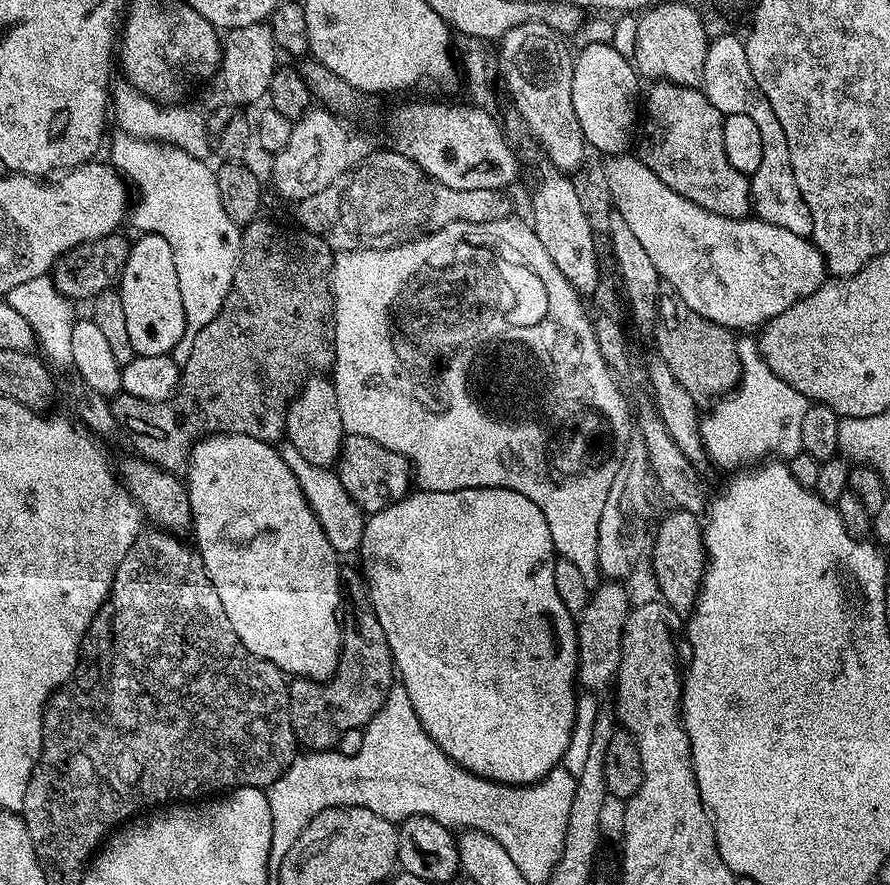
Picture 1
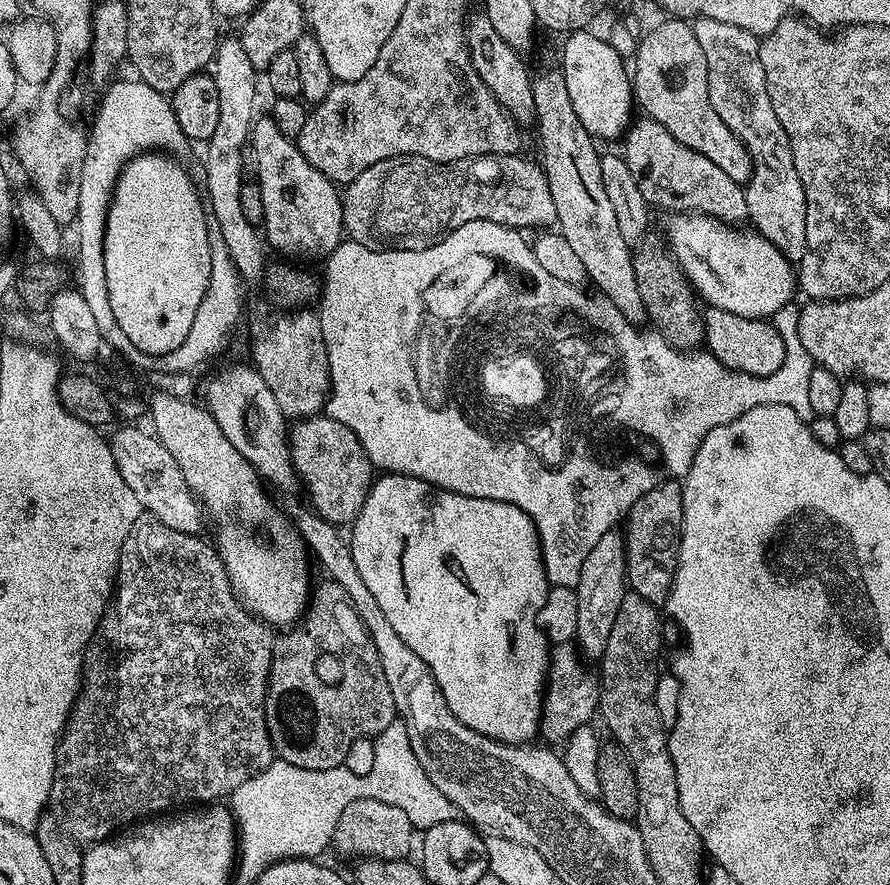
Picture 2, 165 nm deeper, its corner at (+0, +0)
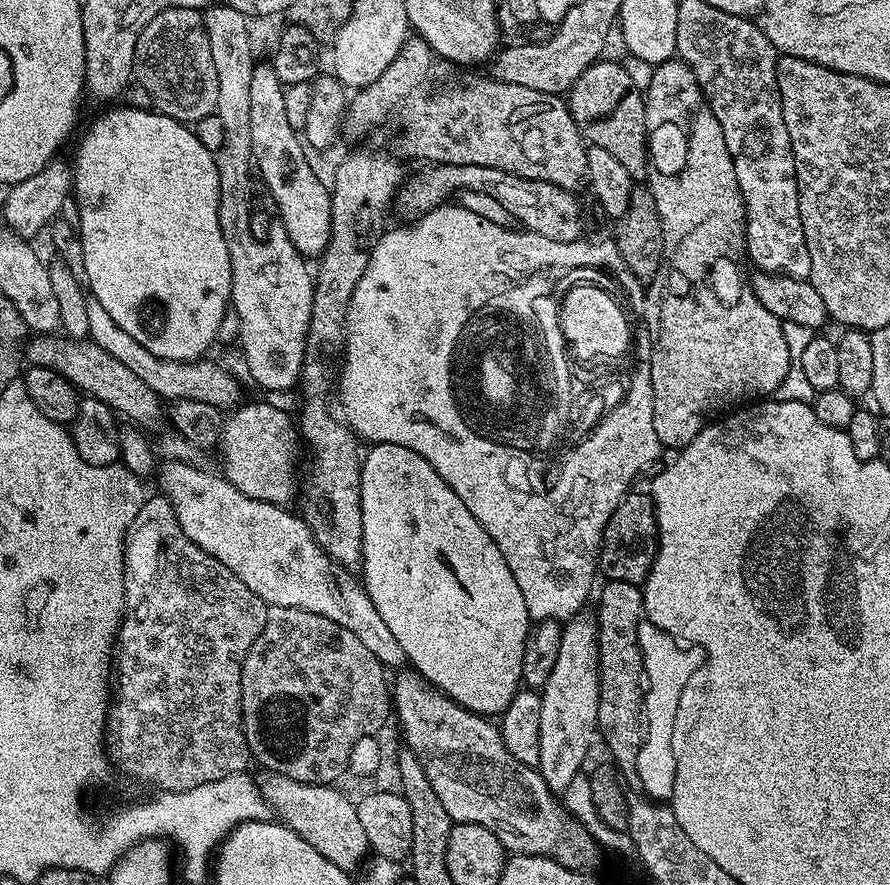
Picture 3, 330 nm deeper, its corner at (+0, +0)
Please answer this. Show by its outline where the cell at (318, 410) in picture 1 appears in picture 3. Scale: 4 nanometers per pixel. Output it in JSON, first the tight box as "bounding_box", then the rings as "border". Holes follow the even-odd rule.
{"bounding_box":[203,2,314,392],"border":[[[223,2],[213,3],[211,7],[203,9],[204,25],[206,26],[206,38],[210,38],[210,54],[214,58],[214,70],[218,70],[218,102],[216,103],[215,114],[218,118],[222,118],[222,130],[224,131],[224,144],[214,153],[216,165],[218,166],[218,220],[222,226],[222,236],[226,238],[226,246],[230,250],[230,268],[232,270],[232,299],[230,301],[231,311],[238,314],[238,326],[240,327],[240,339],[238,341],[239,351],[243,352],[246,362],[250,368],[252,375],[251,383],[260,388],[265,388],[268,392],[284,392],[287,388],[295,389],[300,383],[300,375],[302,374],[302,366],[304,365],[304,355],[306,354],[306,346],[308,345],[308,331],[310,330],[310,314],[314,306],[314,272],[310,267],[309,261],[301,256],[294,243],[290,240],[283,225],[279,222],[273,223],[270,234],[264,239],[254,238],[254,234],[250,234],[250,214],[254,211],[252,204],[252,180],[254,176],[254,161],[251,152],[250,142],[250,78],[254,59],[252,59],[252,40],[248,37],[249,17],[243,16],[238,10],[234,10],[230,6],[226,6]]]}

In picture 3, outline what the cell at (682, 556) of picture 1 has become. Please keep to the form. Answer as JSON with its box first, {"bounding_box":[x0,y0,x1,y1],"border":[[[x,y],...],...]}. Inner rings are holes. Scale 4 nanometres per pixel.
{"bounding_box":[598,490,658,586],"border":[[[630,490],[620,499],[604,526],[604,533],[600,535],[598,572],[605,581],[617,580],[640,586],[652,569],[658,547],[656,511],[651,495],[647,491],[636,491]]]}

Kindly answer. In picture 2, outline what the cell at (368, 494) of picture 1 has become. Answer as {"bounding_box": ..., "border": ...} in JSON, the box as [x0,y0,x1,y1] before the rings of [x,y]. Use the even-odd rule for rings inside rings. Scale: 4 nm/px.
{"bounding_box":[287,414,374,526],"border":[[[326,414],[297,420],[287,433],[288,453],[299,483],[308,491],[307,503],[316,515],[337,526],[351,525],[372,488],[374,469],[356,436]]]}

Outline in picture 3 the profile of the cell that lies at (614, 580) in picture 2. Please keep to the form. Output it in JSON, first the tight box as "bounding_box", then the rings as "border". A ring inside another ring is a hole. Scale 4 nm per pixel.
{"bounding_box":[537,612,600,794],"border":[[[579,612],[562,626],[556,663],[540,690],[540,758],[537,770],[555,794],[562,794],[581,768],[599,729],[600,647],[595,615]]]}

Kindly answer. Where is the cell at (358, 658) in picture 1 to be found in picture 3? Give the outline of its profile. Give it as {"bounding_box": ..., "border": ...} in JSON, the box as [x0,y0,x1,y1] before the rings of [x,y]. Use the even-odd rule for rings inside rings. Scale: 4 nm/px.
{"bounding_box":[240,606,390,784],"border":[[[271,606],[266,614],[266,626],[262,626],[262,634],[254,638],[254,646],[246,654],[242,662],[242,678],[240,679],[240,717],[244,727],[244,737],[248,743],[248,750],[253,761],[256,760],[262,767],[268,768],[269,773],[286,778],[294,778],[299,784],[326,784],[337,783],[340,775],[348,772],[350,749],[358,738],[376,736],[379,728],[390,720],[390,680],[386,675],[383,664],[362,646],[362,642],[353,632],[338,626],[338,622],[330,622],[330,618],[322,618],[322,614],[314,614],[310,610],[301,608],[287,608],[286,606]]]}

